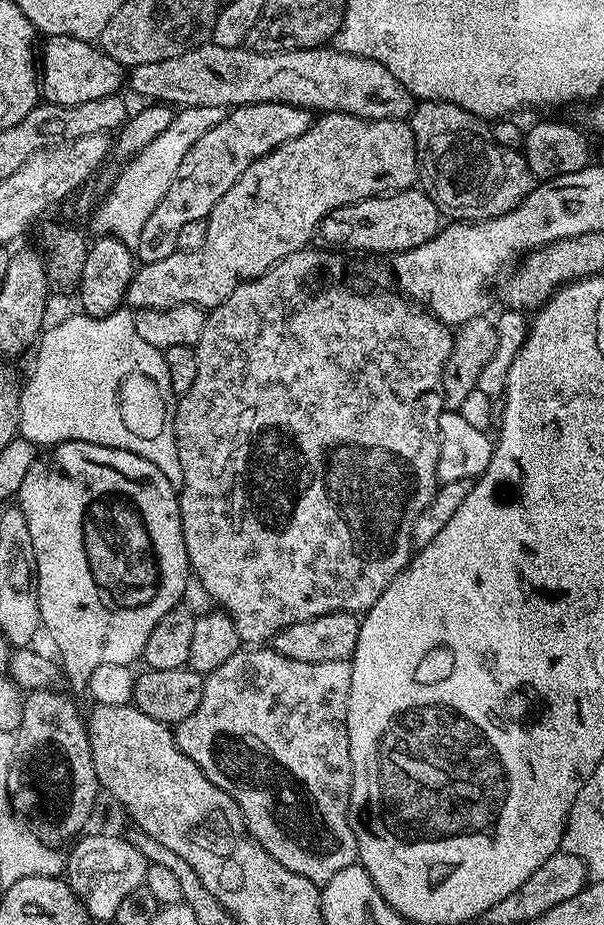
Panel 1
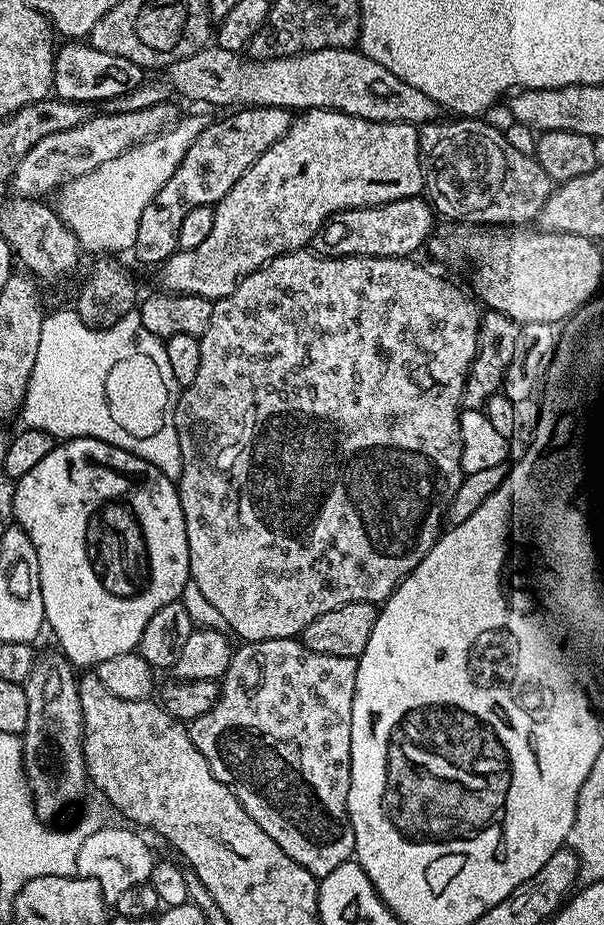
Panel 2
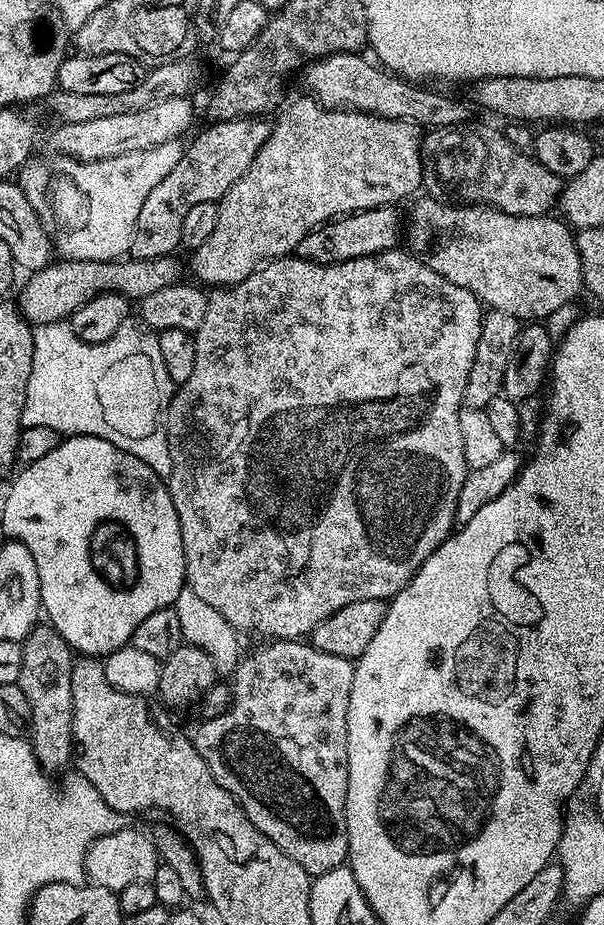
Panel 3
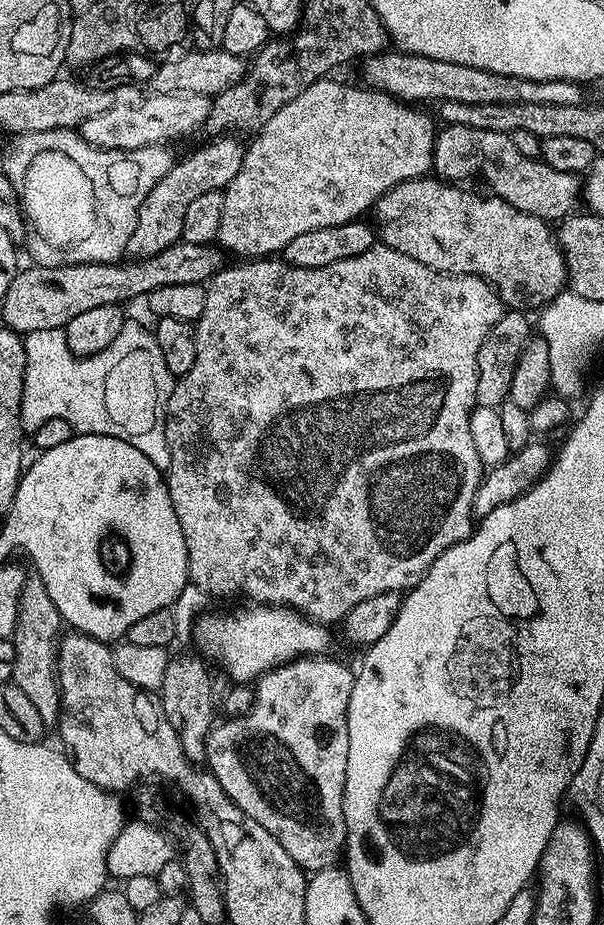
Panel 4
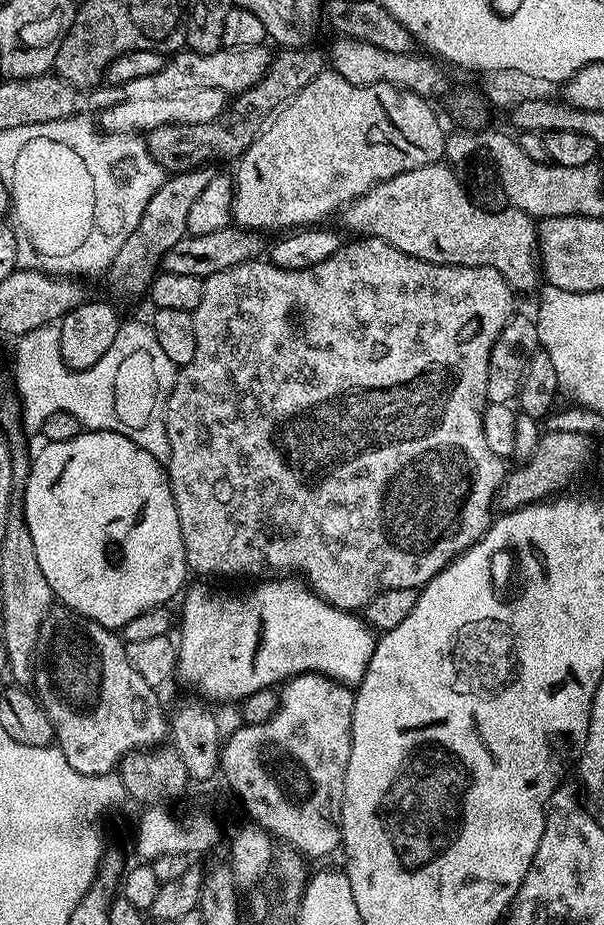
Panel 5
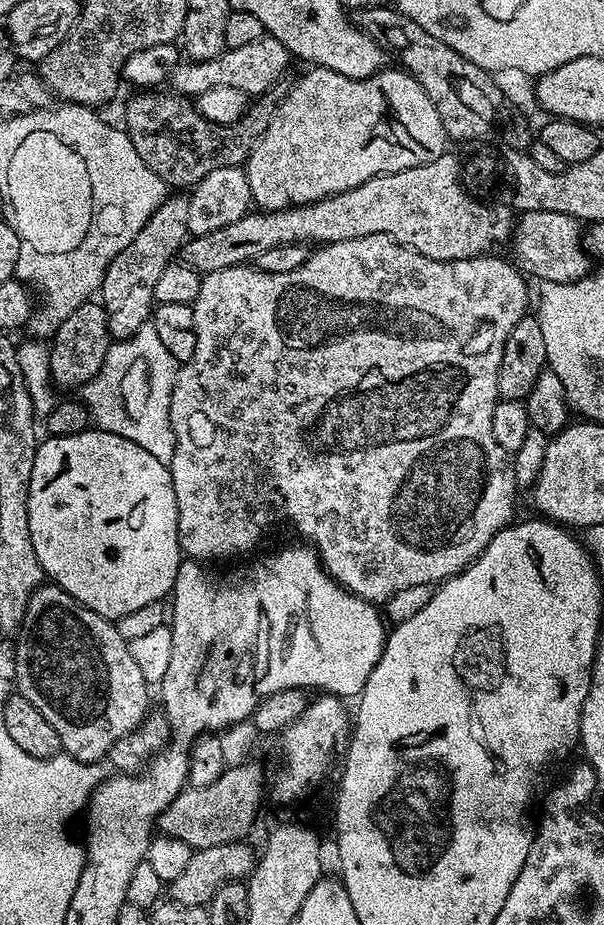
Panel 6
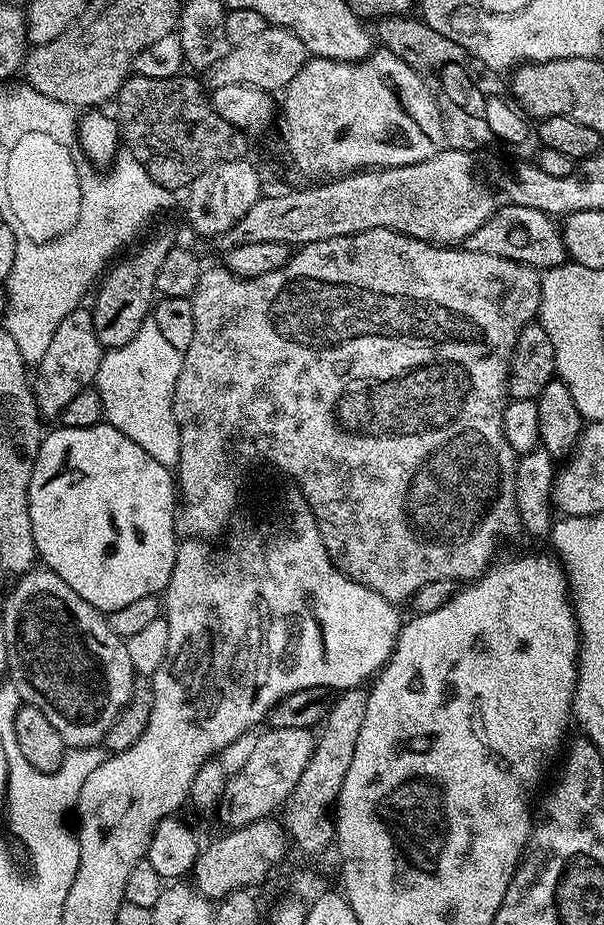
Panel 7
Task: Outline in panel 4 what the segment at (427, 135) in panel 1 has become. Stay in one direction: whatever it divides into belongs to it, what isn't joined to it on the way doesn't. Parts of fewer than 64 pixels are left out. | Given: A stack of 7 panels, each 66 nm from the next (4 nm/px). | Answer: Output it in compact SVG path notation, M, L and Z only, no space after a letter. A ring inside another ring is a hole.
M457 124L441 127L436 133L432 167L435 175L445 182L464 182L460 180L468 180L481 172L485 182L492 187L491 195L510 202L510 206L526 214L534 214L549 222L560 222L573 215L577 211L576 203L579 205L582 200L582 180L577 173L554 170L554 166L546 166L541 159L526 158L526 154L522 154L518 146L514 146L511 135L507 132L478 130L474 126L458 126Z

